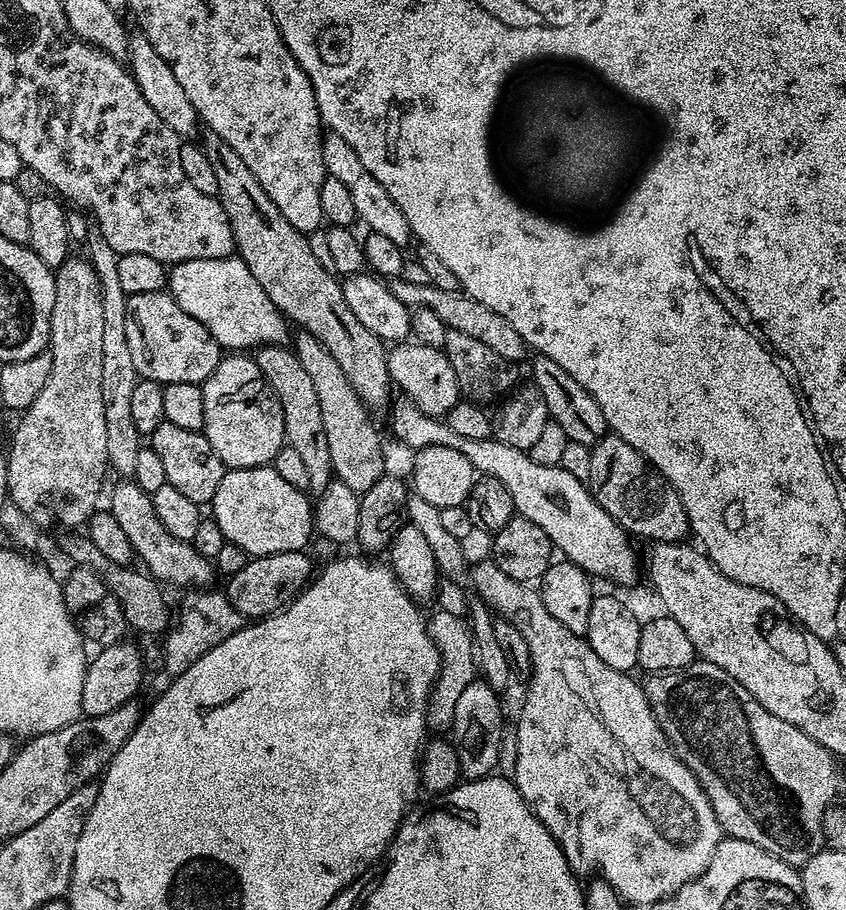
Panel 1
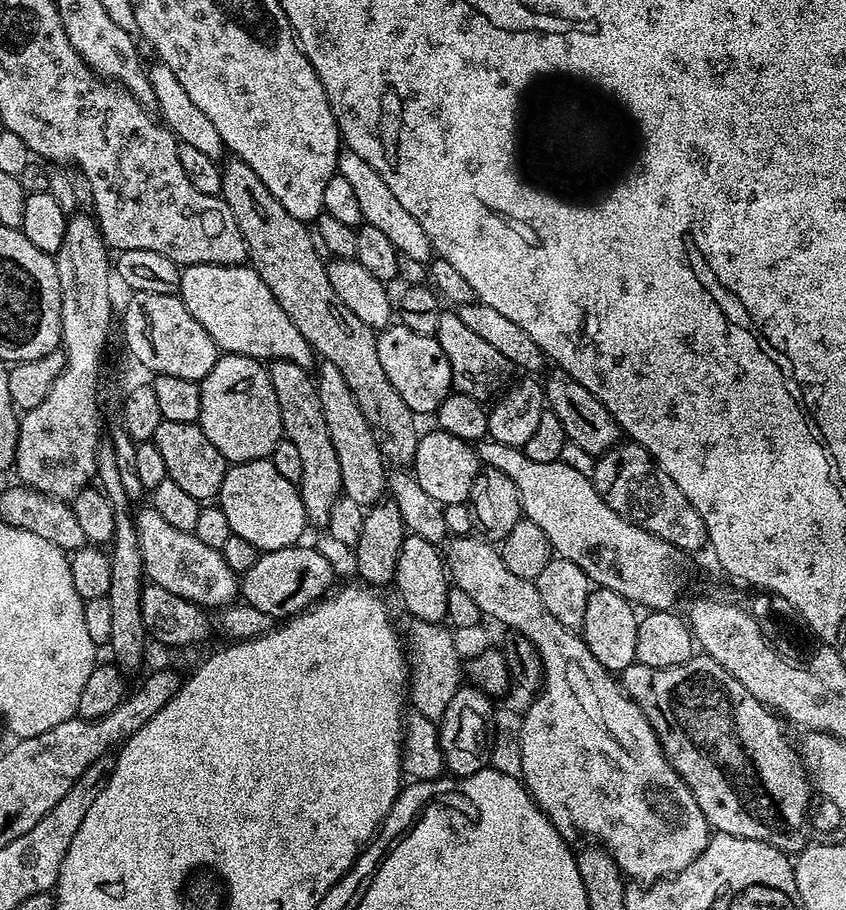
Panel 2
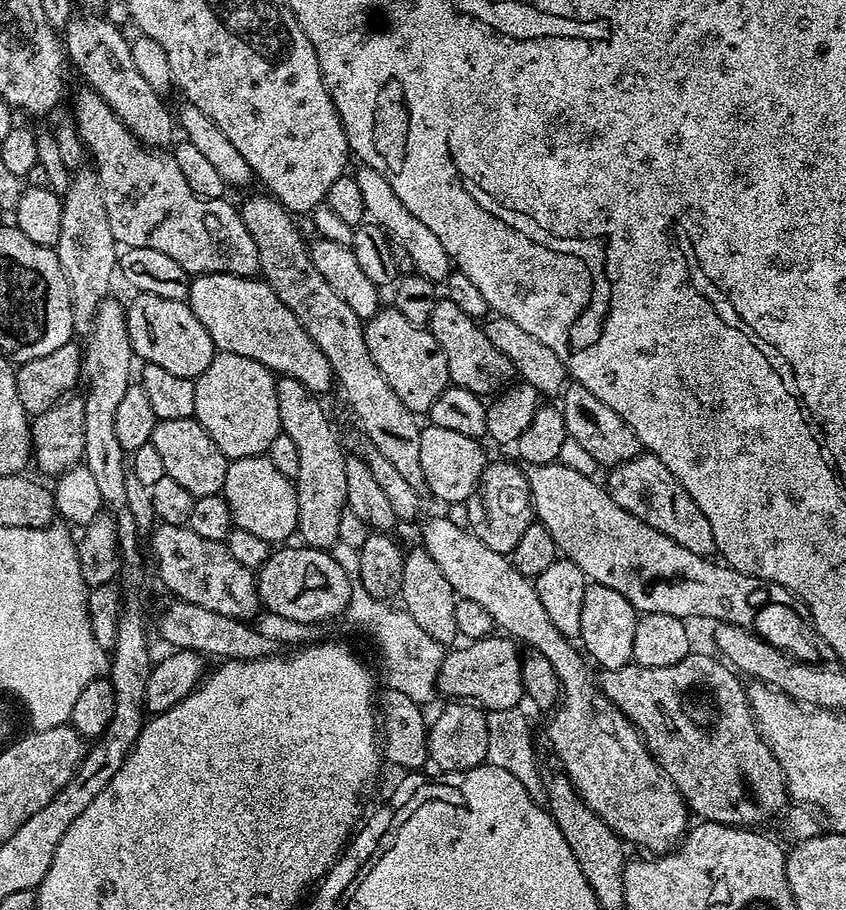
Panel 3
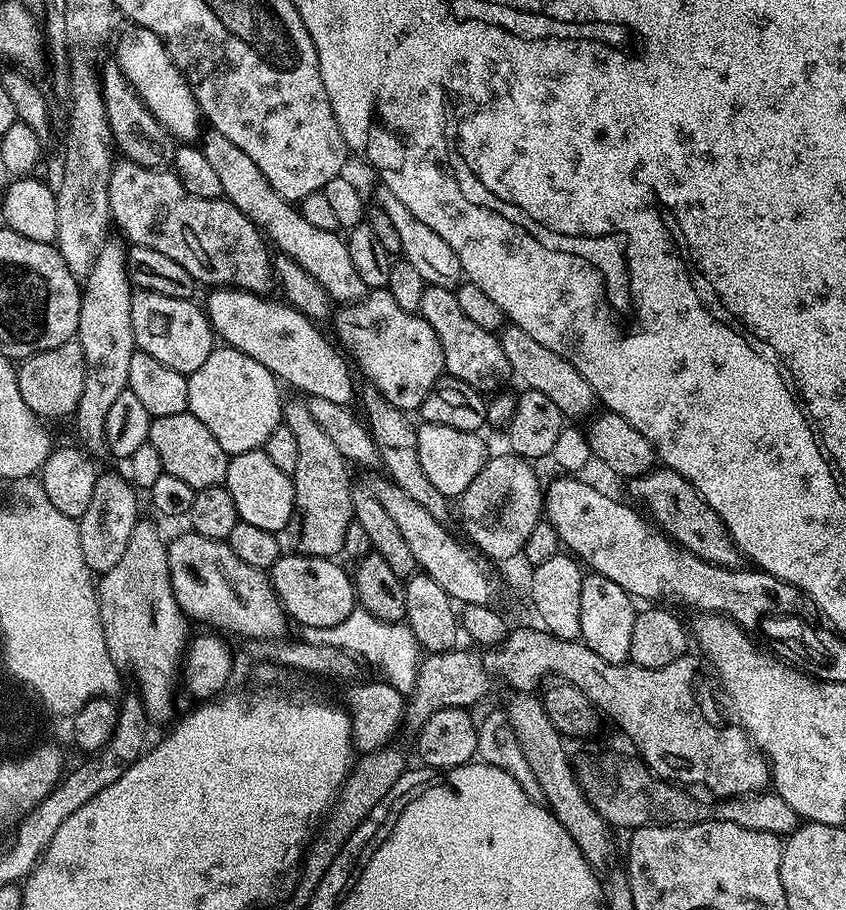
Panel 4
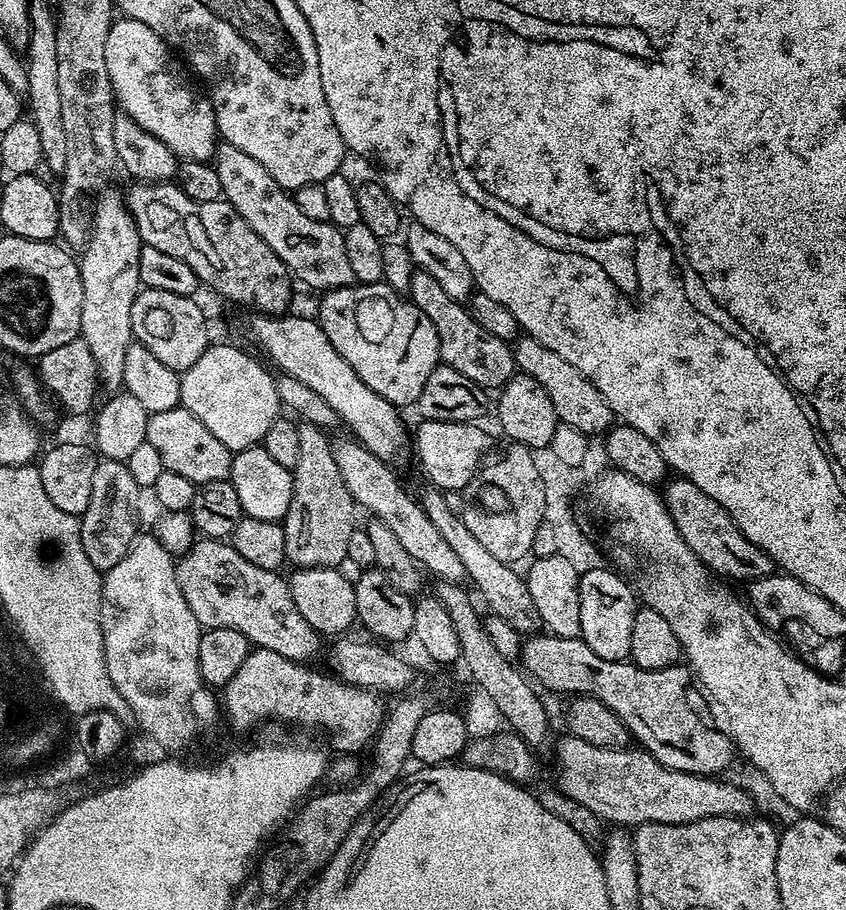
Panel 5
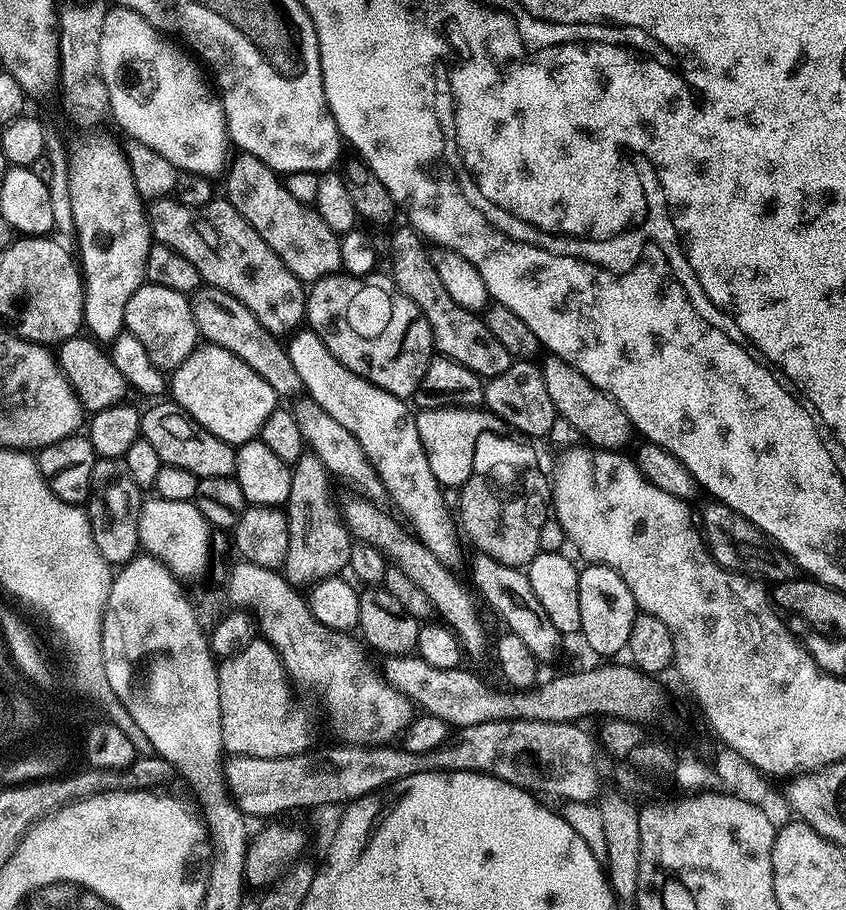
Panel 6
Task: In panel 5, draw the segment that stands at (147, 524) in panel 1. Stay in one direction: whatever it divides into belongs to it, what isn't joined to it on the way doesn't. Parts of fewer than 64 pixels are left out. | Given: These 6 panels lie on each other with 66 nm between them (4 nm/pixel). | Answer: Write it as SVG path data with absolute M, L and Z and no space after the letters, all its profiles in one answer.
M211 538L197 539L187 552L176 560L176 577L178 578L178 586L182 586L182 598L186 598L186 606L190 606L190 610L194 610L194 618L198 618L201 629L229 628L230 630L238 630L248 640L249 645L274 650L274 654L282 654L282 658L290 658L301 662L311 661L311 656L320 648L321 637L312 629L310 622L306 622L306 618L302 618L302 614L298 614L298 606L294 606L294 598L290 598L288 593L288 581L283 575L281 577L280 575L279 571L262 570L262 566L254 566L252 563L246 562L246 558L242 558L242 554L238 554L238 550L234 550L231 543Z

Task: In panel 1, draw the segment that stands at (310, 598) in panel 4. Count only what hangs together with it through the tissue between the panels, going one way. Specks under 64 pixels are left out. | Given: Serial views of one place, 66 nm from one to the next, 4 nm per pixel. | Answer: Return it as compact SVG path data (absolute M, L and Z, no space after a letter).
M304 552L251 557L248 564L242 566L242 570L238 570L238 574L227 577L226 595L229 602L245 618L263 618L274 615L288 605L300 593L301 588L308 586L308 581L314 572L311 559L313 560L313 557Z

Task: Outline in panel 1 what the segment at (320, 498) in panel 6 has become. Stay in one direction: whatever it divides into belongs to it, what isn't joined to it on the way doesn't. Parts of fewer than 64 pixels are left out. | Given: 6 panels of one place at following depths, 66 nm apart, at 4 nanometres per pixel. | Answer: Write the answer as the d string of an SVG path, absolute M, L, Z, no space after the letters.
M264 344L255 349L254 359L258 370L262 370L264 381L272 388L272 393L278 398L282 406L282 418L284 419L284 439L294 450L298 450L298 455L303 459L306 471L310 474L310 489L316 494L323 493L324 489L334 478L332 463L330 462L330 445L326 443L326 430L322 427L322 410L318 407L318 394L314 391L314 382L310 374L306 374L306 369L302 367L302 362L298 362L295 351L284 344Z

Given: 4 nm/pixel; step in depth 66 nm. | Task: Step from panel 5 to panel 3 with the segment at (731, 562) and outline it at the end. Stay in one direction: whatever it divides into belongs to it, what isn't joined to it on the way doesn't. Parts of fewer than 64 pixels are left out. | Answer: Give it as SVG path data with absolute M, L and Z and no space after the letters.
M641 454L615 465L609 472L612 473L606 479L608 493L622 510L634 514L634 518L646 522L646 526L654 526L654 530L678 542L678 546L686 546L690 554L711 557L716 552L714 530L710 530L706 514L698 510L698 502L690 498L686 486L674 478L672 471L657 456Z

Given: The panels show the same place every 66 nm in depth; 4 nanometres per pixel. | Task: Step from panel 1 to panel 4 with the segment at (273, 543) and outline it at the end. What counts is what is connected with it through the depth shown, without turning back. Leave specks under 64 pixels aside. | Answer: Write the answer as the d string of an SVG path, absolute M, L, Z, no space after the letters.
M263 450L243 452L231 457L226 470L223 487L228 489L230 498L234 498L234 506L241 520L250 522L250 526L259 526L262 530L283 533L284 527L292 524L294 510L294 490L289 473L278 470L270 458L266 458Z

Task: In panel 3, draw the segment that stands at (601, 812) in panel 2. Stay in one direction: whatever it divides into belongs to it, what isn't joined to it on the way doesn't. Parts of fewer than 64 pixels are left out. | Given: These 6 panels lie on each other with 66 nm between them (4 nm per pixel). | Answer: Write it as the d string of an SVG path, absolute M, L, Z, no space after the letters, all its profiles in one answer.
M444 516L425 522L422 546L442 570L443 577L446 582L450 582L459 599L478 602L478 606L482 606L482 610L490 614L493 625L501 633L511 636L521 645L529 644L529 649L550 658L553 677L560 681L560 698L558 707L548 720L548 744L552 747L557 762L564 767L561 768L563 775L568 777L576 788L576 793L584 799L584 804L590 806L590 810L594 810L594 814L602 818L606 826L614 829L621 840L629 845L637 844L638 847L645 848L648 851L645 853L663 854L677 847L690 827L688 805L684 803L674 782L670 782L667 774L656 764L656 759L649 754L640 731L628 721L622 710L618 710L618 706L614 706L601 694L594 672L592 676L588 669L589 661L582 655L581 649L569 637L560 633L554 622L550 622L546 610L542 610L542 602L538 602L535 583L522 575L505 553L490 550L490 546L486 546L486 542L478 539L467 527L459 528L454 521L447 520Z

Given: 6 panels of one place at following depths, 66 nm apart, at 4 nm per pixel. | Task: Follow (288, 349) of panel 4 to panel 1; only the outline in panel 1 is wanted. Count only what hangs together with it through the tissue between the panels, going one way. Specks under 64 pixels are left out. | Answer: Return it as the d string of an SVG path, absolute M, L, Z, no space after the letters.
M233 254L226 258L202 258L171 265L167 291L206 330L224 350L255 350L264 344L284 344L289 321L266 298L266 290L258 286L246 262Z

